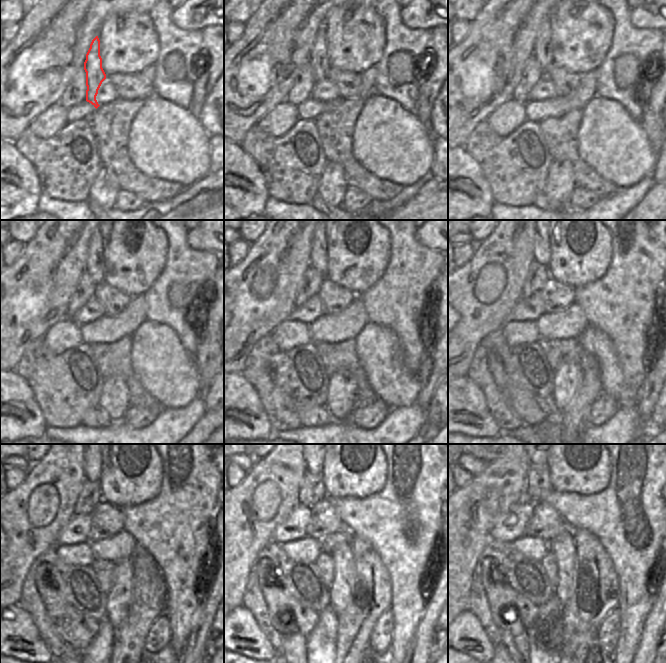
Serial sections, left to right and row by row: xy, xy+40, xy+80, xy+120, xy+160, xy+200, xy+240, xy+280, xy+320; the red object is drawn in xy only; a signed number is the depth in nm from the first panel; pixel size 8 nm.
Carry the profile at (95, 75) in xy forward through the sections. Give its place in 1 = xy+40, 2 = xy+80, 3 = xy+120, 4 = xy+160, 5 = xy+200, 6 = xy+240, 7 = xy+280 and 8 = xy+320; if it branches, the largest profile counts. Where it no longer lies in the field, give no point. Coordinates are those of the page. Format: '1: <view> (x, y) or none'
1: xy+40 (319, 62)
2: xy+80 (543, 46)
3: xy+120 (95, 264)
4: xy+160 (318, 254)
5: xy+200 (541, 240)
6: xy+240 (92, 464)
7: xy+280 (314, 464)
8: xy+320 (530, 464)

